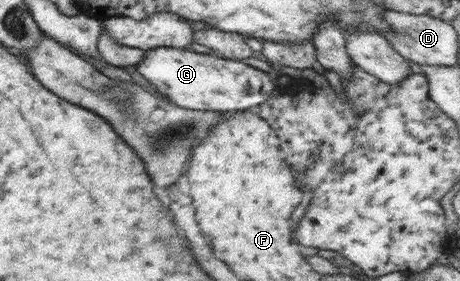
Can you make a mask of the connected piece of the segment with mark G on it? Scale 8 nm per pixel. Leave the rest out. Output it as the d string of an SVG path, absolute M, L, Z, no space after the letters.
M169 46L148 49L142 62L136 64L136 70L172 104L188 110L222 113L252 110L252 106L267 101L276 90L276 85L265 72L236 59L197 54L190 49Z

